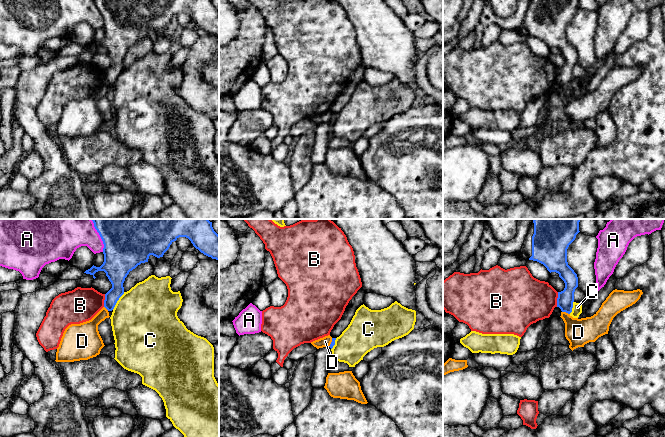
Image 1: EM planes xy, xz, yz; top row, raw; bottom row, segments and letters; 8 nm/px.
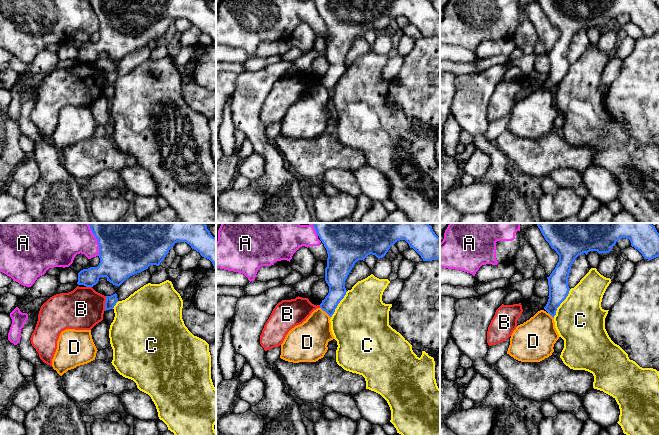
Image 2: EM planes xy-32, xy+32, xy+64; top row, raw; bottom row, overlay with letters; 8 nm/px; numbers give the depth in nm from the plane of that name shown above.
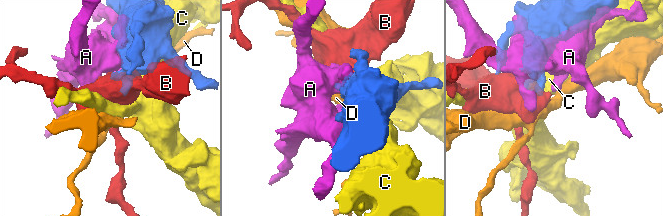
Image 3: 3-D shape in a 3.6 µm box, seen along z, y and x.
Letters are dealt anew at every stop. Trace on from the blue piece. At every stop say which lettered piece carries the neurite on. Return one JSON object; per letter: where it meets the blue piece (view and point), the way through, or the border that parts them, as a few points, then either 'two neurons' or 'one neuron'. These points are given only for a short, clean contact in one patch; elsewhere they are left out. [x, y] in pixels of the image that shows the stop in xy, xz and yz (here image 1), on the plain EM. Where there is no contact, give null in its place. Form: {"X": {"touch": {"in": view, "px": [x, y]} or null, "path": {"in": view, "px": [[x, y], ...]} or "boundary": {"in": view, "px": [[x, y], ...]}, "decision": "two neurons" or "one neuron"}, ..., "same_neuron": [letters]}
{"A": {"touch": {"in": "xy", "px": [101, 14]}, "decision": "two neurons"}, "B": {"touch": {"in": "yz", "px": [557, 75]}, "decision": "two neurons"}, "C": {"touch": {"in": "xy", "px": [117, 76]}, "boundary": {"in": "xy", "px": [[124, 68], [112, 85]]}, "decision": "two neurons"}, "D": {"touch": {"in": "yz", "px": [566, 88]}, "boundary": {"in": "yz", "px": [[562, 87], [569, 90]]}, "decision": "two neurons"}, "same_neuron": []}

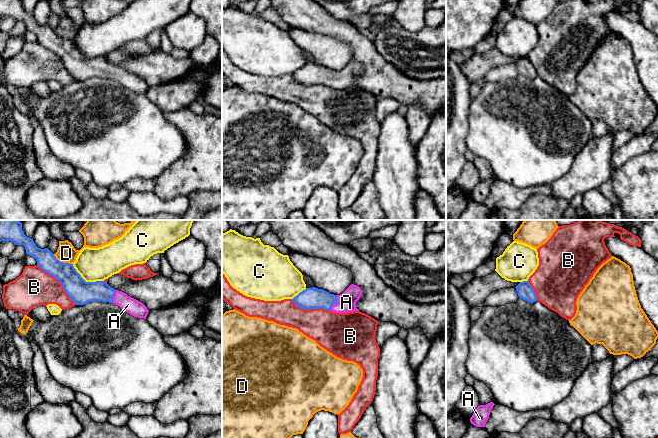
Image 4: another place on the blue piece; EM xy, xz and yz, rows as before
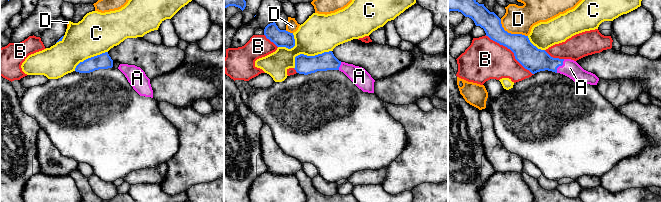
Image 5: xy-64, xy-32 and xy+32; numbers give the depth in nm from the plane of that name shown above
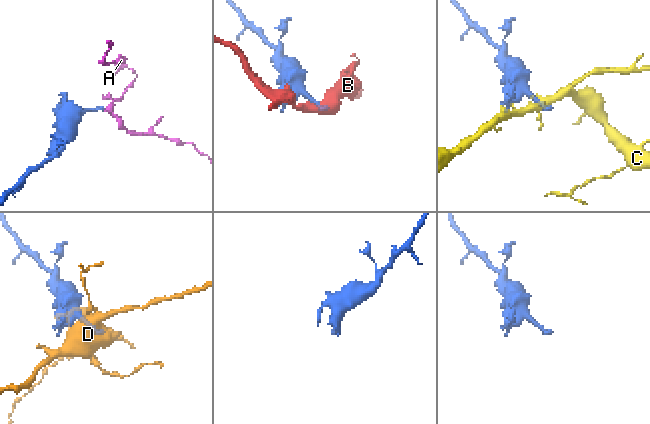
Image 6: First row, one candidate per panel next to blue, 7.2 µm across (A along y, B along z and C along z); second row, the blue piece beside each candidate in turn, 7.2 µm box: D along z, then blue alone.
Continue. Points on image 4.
{"A": {"touch": {"in": "xz", "px": [336, 79]}, "path": {"in": "xz", "px": [[311, 74], [320, 74], [336, 79], [346, 78]]}, "decision": "one neuron"}, "B": {"touch": {"in": "xy", "px": [59, 57]}, "decision": "two neurons"}, "C": {"touch": {"in": "xy", "px": [85, 57]}, "decision": "two neurons"}, "D": {"touch": {"in": "xy", "px": [62, 38]}, "decision": "two neurons"}, "same_neuron": ["A"]}

